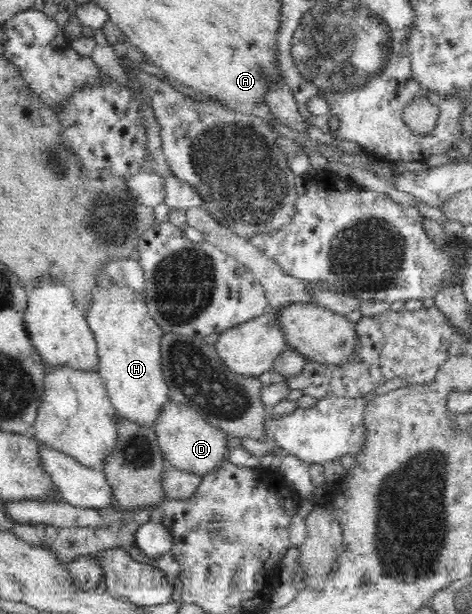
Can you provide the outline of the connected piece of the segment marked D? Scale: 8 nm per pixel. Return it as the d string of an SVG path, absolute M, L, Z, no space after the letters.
M170 400L155 422L153 430L155 430L165 460L173 467L204 476L211 471L219 470L223 461L228 461L230 450L228 435L220 427L209 423L200 417L197 411L190 409L185 404L178 404Z

